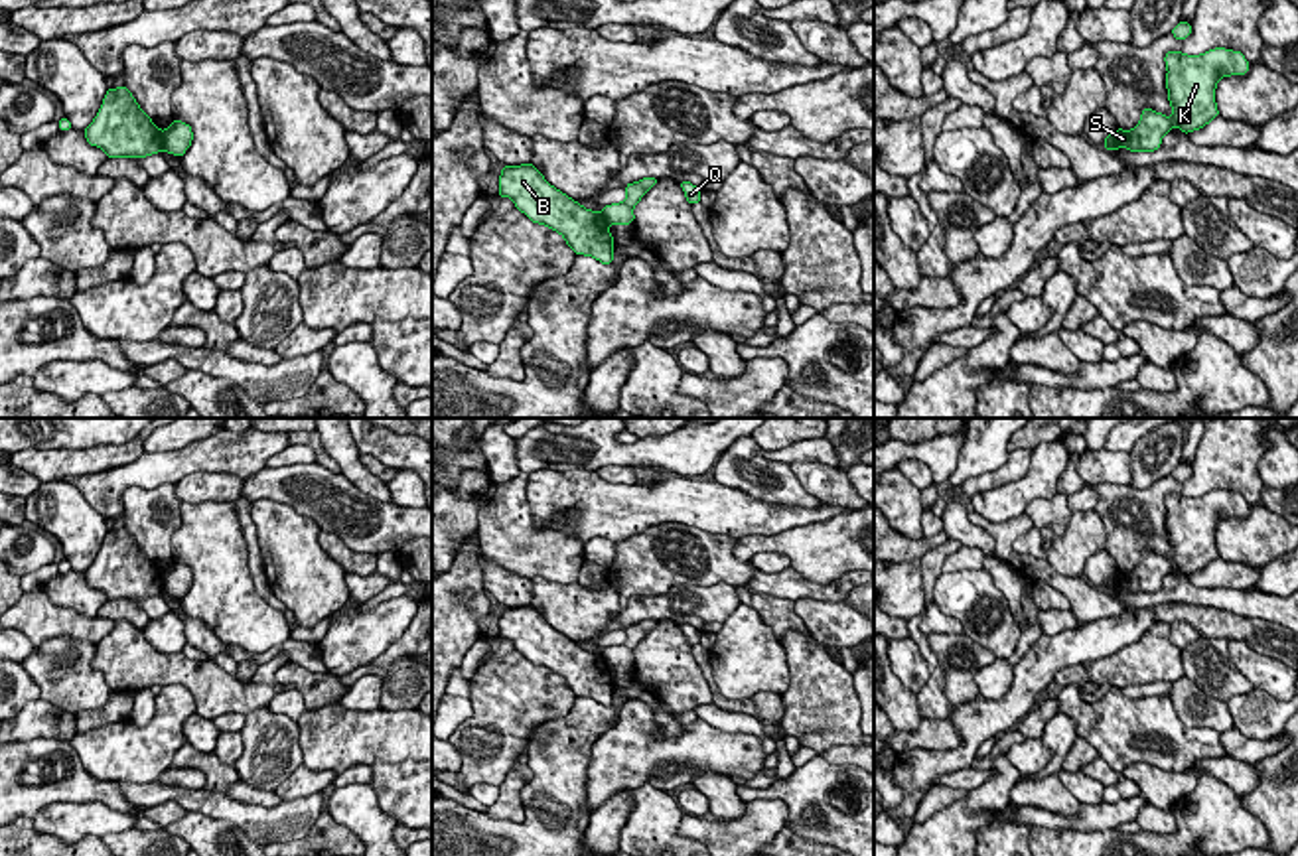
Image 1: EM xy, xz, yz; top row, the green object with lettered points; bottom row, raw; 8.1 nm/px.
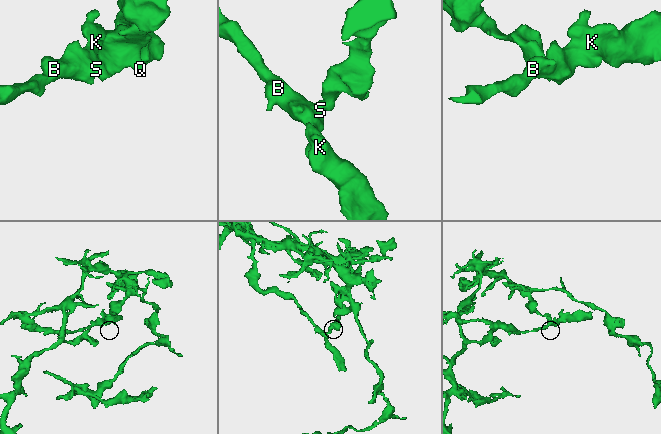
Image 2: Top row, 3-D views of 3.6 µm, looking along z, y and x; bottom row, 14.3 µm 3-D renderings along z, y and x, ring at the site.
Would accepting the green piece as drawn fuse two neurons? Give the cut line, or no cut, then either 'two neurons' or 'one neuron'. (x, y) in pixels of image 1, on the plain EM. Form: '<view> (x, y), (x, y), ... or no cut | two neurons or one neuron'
xy (162, 574), (164, 590) | two neurons

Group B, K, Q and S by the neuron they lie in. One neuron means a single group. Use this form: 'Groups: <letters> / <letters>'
Groups: B K S / Q

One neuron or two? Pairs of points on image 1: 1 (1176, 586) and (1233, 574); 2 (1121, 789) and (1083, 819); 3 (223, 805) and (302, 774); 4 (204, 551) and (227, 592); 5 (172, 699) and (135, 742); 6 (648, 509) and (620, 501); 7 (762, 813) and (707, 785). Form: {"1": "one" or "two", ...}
{"1": "two", "2": "two", "3": "two", "4": "one", "5": "one", "6": "one", "7": "two"}

